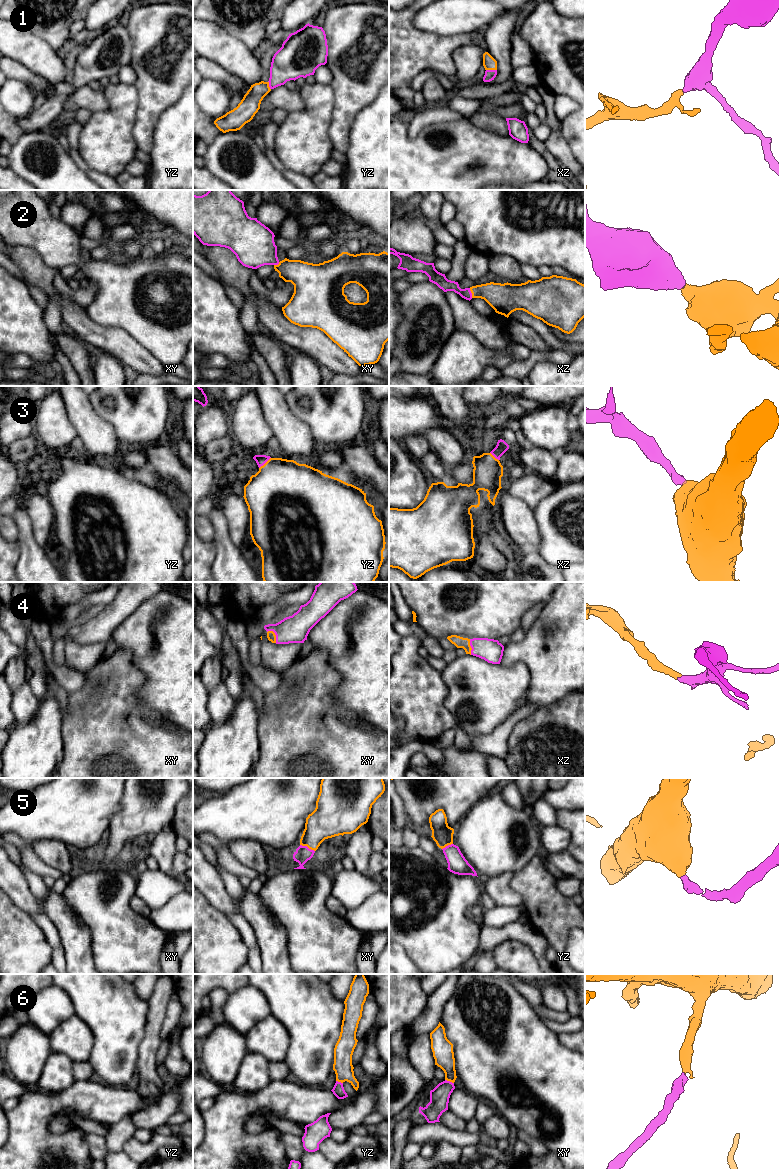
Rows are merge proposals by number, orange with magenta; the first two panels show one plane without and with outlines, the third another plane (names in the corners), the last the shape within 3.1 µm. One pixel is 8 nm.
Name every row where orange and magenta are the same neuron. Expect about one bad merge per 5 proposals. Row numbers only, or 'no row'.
1, 2, 3, 4, 5, 6

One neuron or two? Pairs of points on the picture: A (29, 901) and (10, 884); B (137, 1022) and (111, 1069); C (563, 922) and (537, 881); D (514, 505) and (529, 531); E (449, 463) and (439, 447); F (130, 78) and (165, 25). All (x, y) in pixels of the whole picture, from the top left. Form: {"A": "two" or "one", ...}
{"A": "one", "B": "one", "C": "one", "D": "one", "E": "one", "F": "two"}

